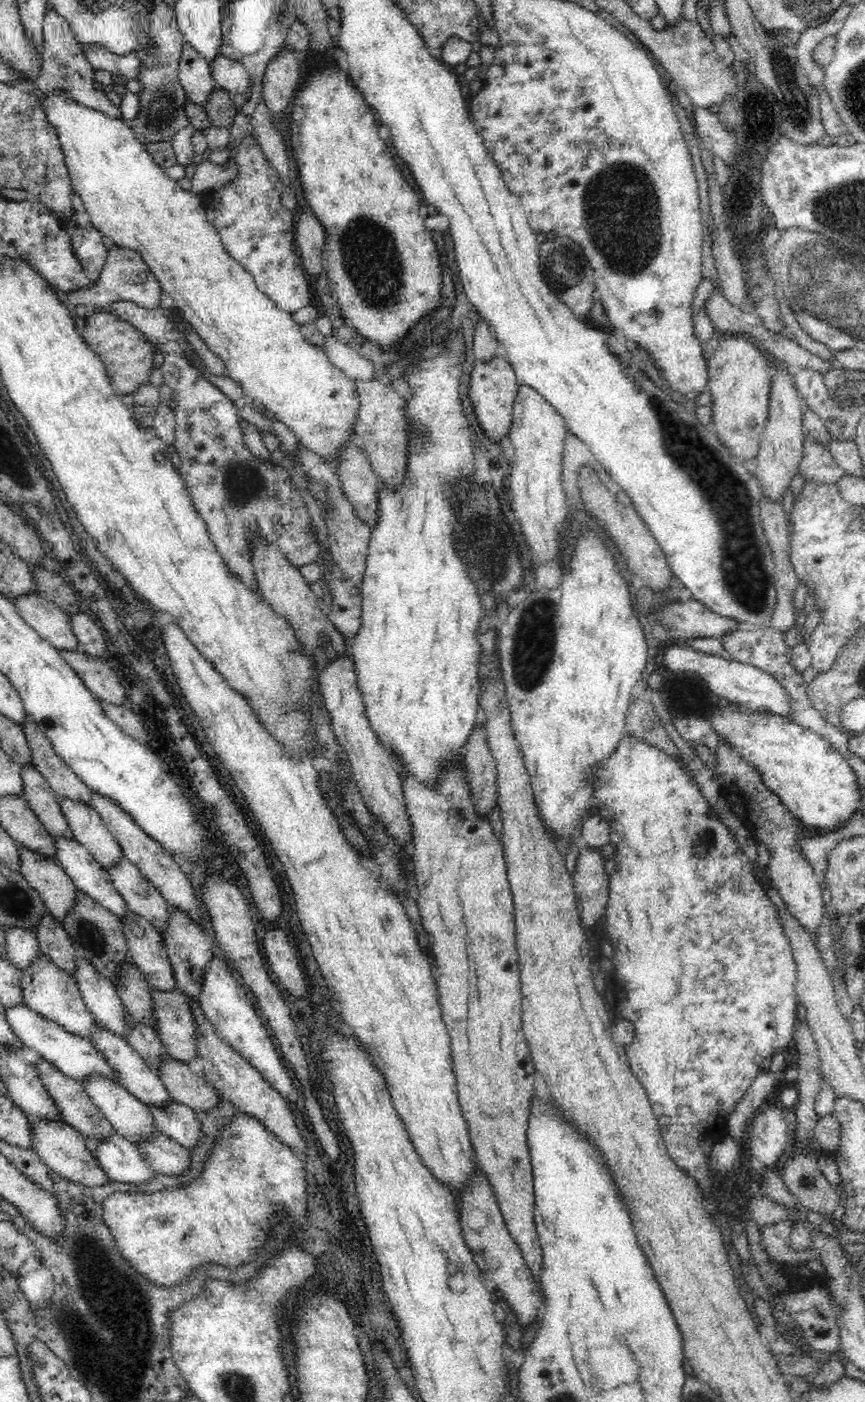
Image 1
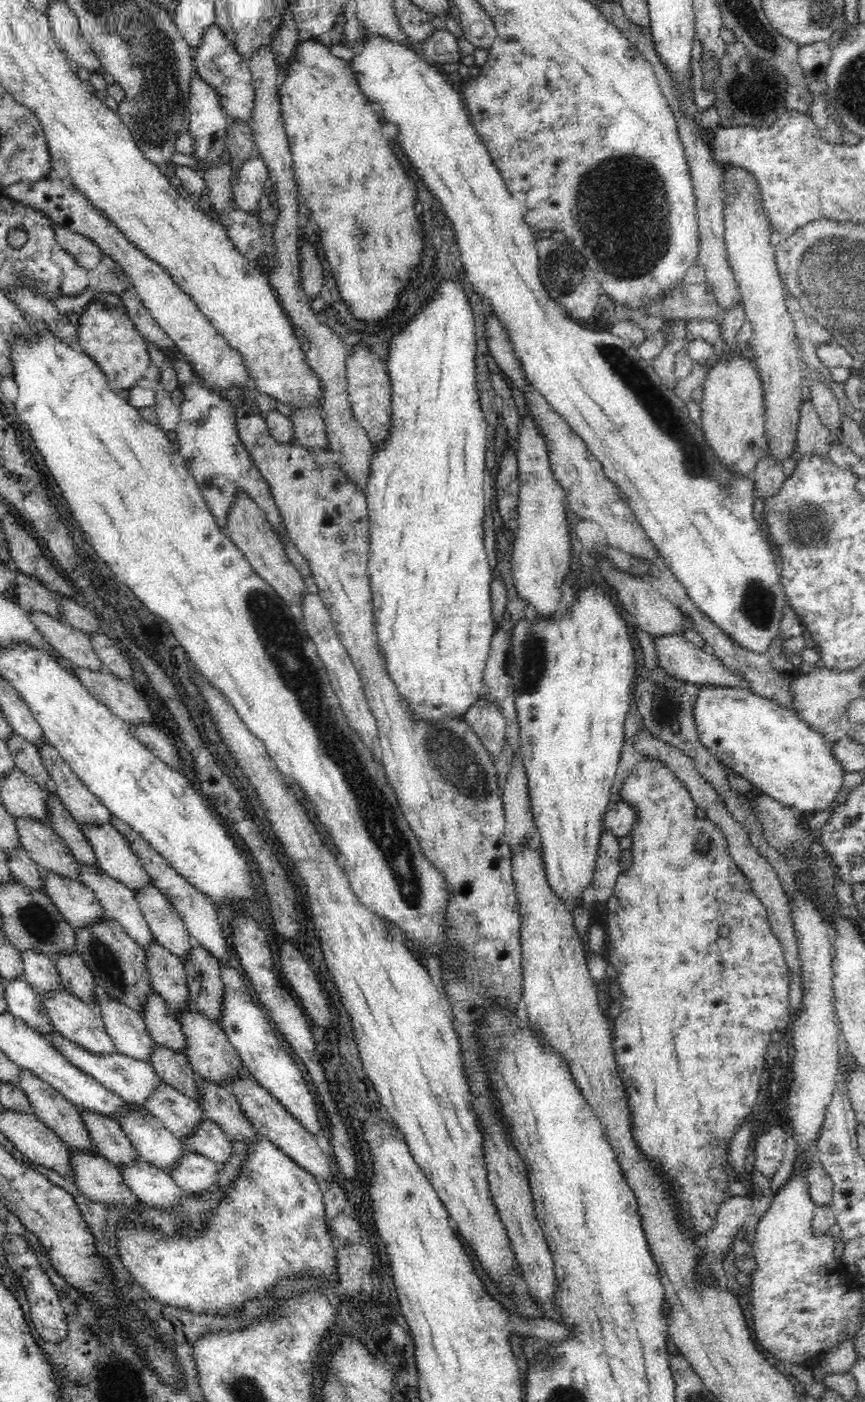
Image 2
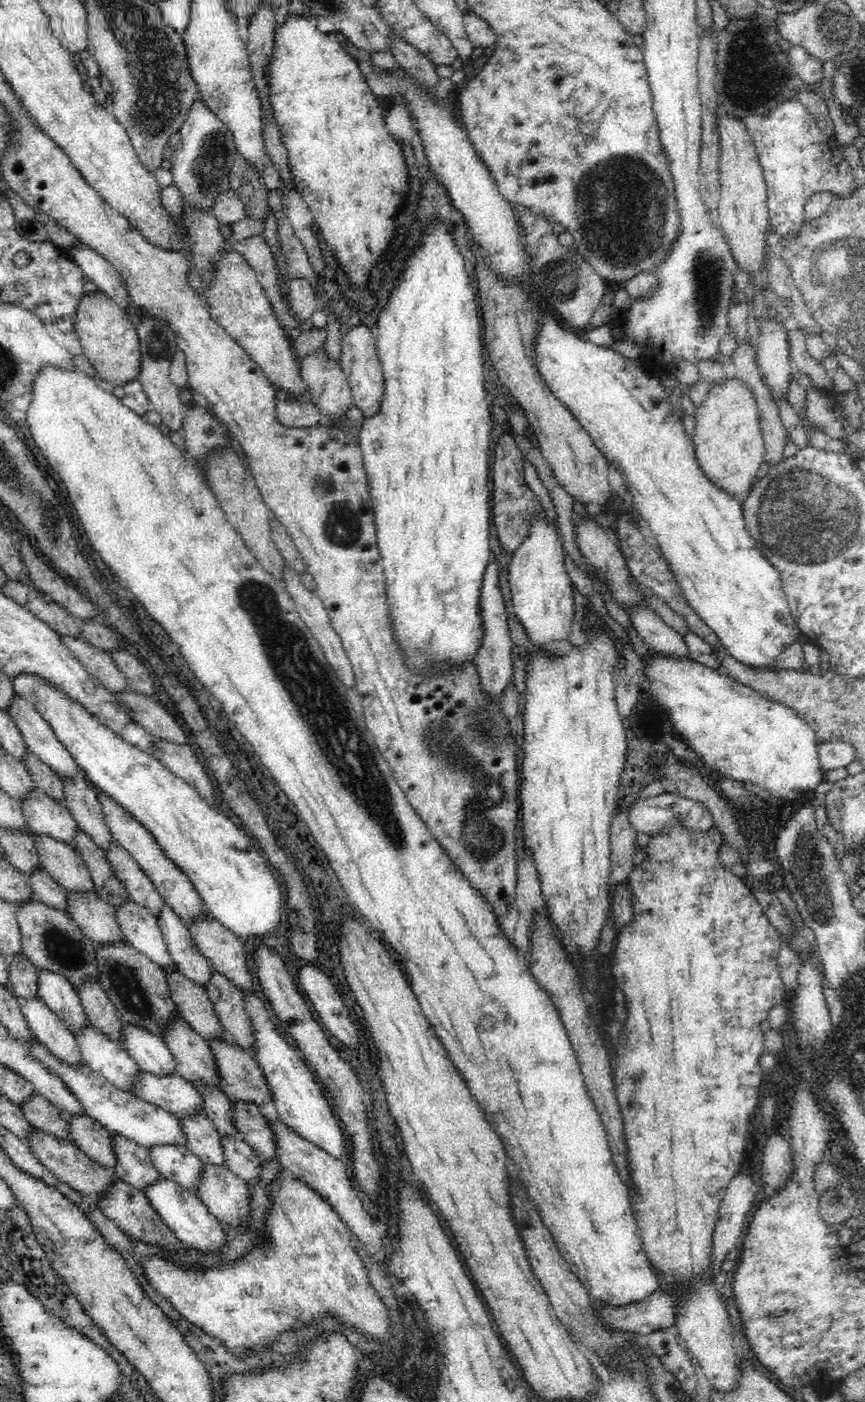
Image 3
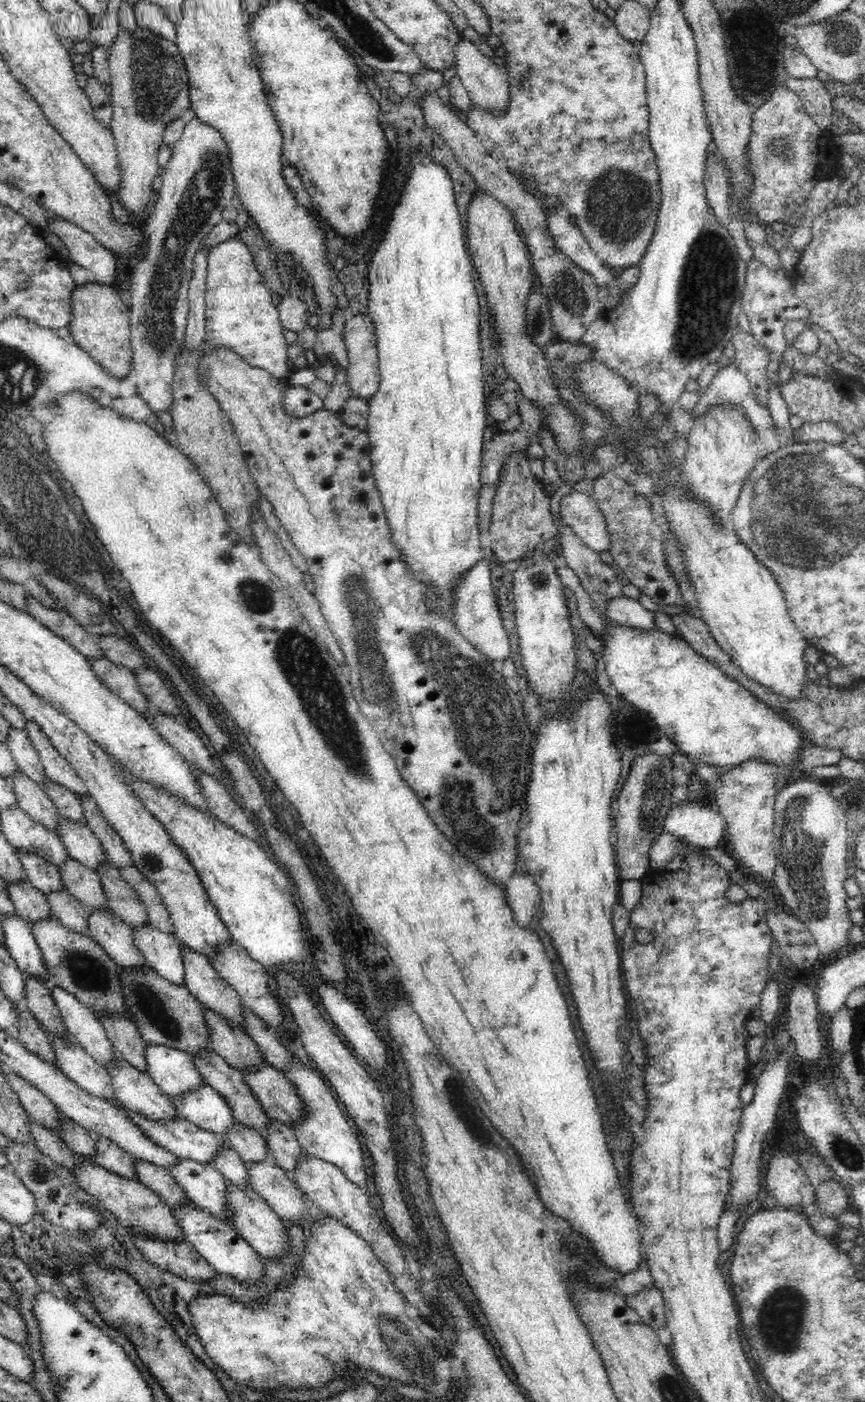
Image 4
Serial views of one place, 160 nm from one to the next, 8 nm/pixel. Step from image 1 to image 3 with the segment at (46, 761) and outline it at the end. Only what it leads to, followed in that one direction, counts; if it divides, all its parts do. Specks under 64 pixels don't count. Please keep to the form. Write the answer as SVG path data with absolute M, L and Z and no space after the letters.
M80 772L62 780L65 787L63 804L72 811L80 830L90 836L102 851L110 849L113 836L105 823L97 792L90 789Z

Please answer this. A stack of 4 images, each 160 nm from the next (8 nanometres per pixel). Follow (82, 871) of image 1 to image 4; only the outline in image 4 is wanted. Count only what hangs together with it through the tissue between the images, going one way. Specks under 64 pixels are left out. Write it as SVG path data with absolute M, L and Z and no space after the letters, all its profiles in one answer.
M151 923L136 926L132 931L134 942L144 955L147 966L168 982L184 985L184 959L179 940Z

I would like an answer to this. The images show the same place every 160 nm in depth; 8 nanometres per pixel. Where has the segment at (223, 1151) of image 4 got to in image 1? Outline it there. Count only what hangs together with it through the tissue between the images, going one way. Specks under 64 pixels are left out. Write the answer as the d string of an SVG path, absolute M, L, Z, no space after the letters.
M96 1024L94 1034L90 1036L92 1045L102 1051L102 1055L106 1057L106 1061L110 1063L110 1067L116 1071L118 1082L137 1099L141 1100L147 1106L166 1106L170 1102L174 1102L174 1097L170 1095L170 1091L166 1089L164 1083L160 1081L160 1077L145 1062L144 1059L128 1044L128 1040L109 1030Z

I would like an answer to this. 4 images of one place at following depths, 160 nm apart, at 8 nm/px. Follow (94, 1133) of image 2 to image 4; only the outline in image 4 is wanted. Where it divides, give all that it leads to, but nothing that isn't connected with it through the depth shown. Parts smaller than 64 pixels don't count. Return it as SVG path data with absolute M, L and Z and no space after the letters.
M137 1159L134 1160L134 1166L137 1169L136 1181L156 1193L171 1208L187 1206L189 1202L193 1204L167 1169Z

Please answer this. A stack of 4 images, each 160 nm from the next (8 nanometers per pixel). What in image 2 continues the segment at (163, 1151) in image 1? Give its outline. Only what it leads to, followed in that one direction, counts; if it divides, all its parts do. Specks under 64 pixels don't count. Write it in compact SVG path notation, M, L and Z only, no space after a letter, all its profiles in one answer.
M185 1151L174 1166L168 1174L185 1194L201 1197L219 1186L218 1163L200 1153Z

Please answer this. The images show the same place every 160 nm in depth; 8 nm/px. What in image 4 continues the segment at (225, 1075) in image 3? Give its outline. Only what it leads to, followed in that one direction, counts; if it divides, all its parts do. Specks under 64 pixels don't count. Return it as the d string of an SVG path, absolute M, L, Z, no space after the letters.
M267 1063L256 1070L242 1072L242 1078L271 1119L290 1127L304 1118L300 1092L286 1079L284 1072Z

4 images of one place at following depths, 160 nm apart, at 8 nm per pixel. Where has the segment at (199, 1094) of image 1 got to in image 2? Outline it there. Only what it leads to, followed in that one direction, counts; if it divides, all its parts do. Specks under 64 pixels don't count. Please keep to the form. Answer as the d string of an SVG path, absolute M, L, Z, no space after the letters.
M200 1077L198 1093L202 1093L202 1102L198 1102L204 1111L204 1118L214 1121L223 1128L223 1131L245 1145L254 1142L260 1135L250 1124L250 1120L240 1109L238 1100L228 1088L209 1082Z

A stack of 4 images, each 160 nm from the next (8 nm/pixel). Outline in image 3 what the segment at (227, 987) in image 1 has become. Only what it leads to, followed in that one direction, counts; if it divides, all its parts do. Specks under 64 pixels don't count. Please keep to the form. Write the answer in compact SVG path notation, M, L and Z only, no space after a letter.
M248 990L242 992L246 1015L250 1015L254 1025L254 1050L250 1054L258 1061L258 1067L264 1071L279 1121L304 1140L319 1146L330 1156L342 1160L348 1154L346 1135L340 1128L340 1121L335 1115L330 1099L327 1098L325 1091L320 1089L320 1083L316 1082L316 1076L307 1066L304 1058L301 1059L296 1048L276 1031L276 1027L270 1021L268 1010L258 996L248 993Z

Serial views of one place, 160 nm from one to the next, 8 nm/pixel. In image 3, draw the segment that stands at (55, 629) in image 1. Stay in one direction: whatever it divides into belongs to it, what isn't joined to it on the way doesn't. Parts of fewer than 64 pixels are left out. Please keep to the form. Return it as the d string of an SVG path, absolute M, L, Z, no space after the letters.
M60 634L60 639L70 652L74 653L76 660L93 676L93 680L103 684L110 693L122 693L129 690L129 680L112 661L110 653L96 648L81 637L74 638Z

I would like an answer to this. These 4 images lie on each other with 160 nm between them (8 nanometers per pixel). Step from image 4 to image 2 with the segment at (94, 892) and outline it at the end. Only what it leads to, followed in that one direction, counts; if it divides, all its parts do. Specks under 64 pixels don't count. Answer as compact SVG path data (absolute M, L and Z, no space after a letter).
M14 818L14 823L16 823L16 829L18 829L21 846L30 853L32 860L40 866L43 872L53 872L70 880L78 879L78 874L80 874L79 863L66 847L64 839L52 829L50 824L30 818Z

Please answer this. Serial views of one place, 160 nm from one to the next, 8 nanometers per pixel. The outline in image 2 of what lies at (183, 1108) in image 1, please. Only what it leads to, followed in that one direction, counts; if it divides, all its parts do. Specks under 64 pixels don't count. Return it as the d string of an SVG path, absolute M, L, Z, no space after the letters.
M208 1118L200 1120L196 1130L182 1140L186 1151L200 1153L218 1164L226 1164L230 1160L232 1141L223 1128Z

